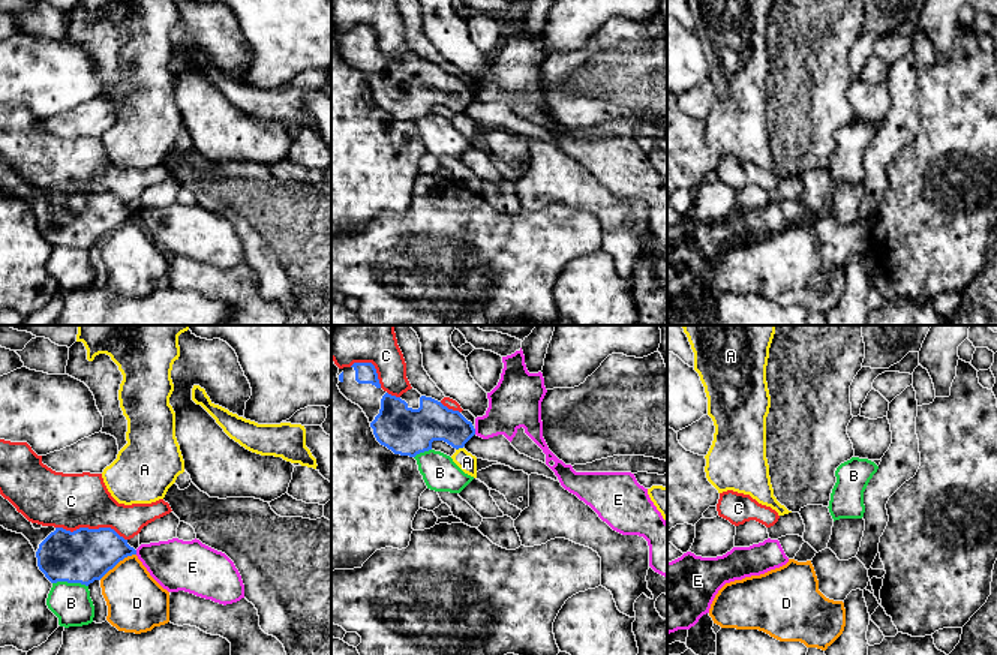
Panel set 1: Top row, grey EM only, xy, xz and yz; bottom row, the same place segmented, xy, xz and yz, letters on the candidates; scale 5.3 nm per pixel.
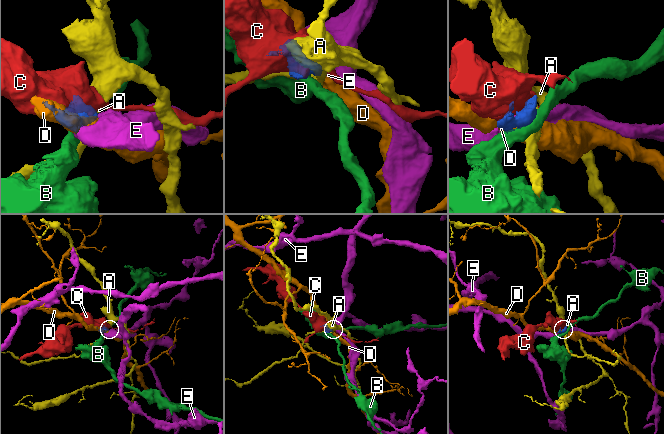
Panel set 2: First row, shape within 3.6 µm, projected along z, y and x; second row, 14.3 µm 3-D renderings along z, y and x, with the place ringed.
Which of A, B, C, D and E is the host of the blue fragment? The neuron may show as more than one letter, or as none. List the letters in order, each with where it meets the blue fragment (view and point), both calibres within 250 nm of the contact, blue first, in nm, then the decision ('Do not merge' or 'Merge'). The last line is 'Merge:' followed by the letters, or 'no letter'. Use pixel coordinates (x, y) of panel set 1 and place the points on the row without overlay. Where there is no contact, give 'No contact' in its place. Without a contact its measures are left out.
A: Touches blue at xz (459, 111). Thickness 220 nm (blue) against 100 nm. Do not merge
B: Touches blue at xy (71, 246). Thickness 280 nm (blue) against 220 nm. Do not merge
C: Touches blue at xy (92, 194). Thickness 280 nm (blue) against 300 nm. Do not merge
D: Touches blue at xy (117, 227). Thickness 280 nm (blue) against 320 nm. Do not merge
E: Touches blue at xz (474, 96). Thickness 200 nm (blue) against 260 nm. Merge
Merge: E

